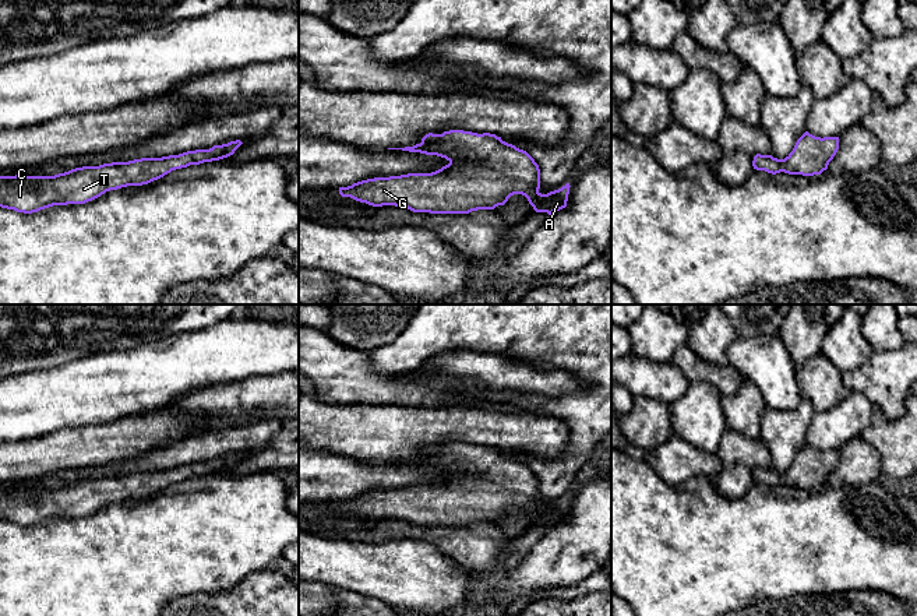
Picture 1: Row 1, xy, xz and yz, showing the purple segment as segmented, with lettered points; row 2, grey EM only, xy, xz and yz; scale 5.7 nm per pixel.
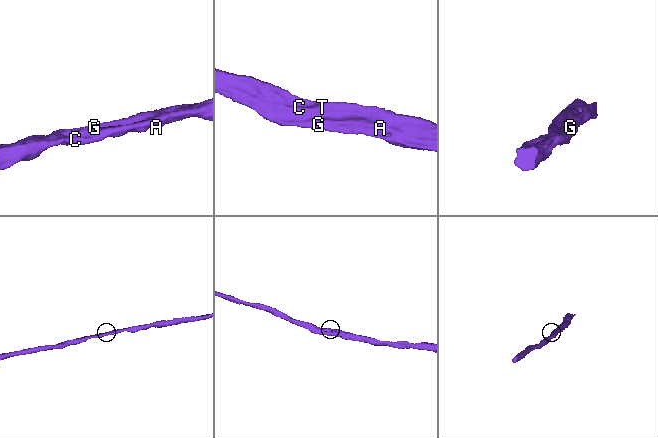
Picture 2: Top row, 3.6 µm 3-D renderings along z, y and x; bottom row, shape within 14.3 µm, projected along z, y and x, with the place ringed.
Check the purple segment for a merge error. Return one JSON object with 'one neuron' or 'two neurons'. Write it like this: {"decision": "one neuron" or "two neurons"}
{"decision": "one neuron"}

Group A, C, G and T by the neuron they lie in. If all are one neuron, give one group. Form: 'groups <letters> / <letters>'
groups A C G T

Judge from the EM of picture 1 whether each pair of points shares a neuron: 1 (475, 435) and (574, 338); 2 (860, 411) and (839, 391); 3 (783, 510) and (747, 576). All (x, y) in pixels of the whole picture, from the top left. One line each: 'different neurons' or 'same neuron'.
1: different neurons
2: different neurons
3: same neuron

